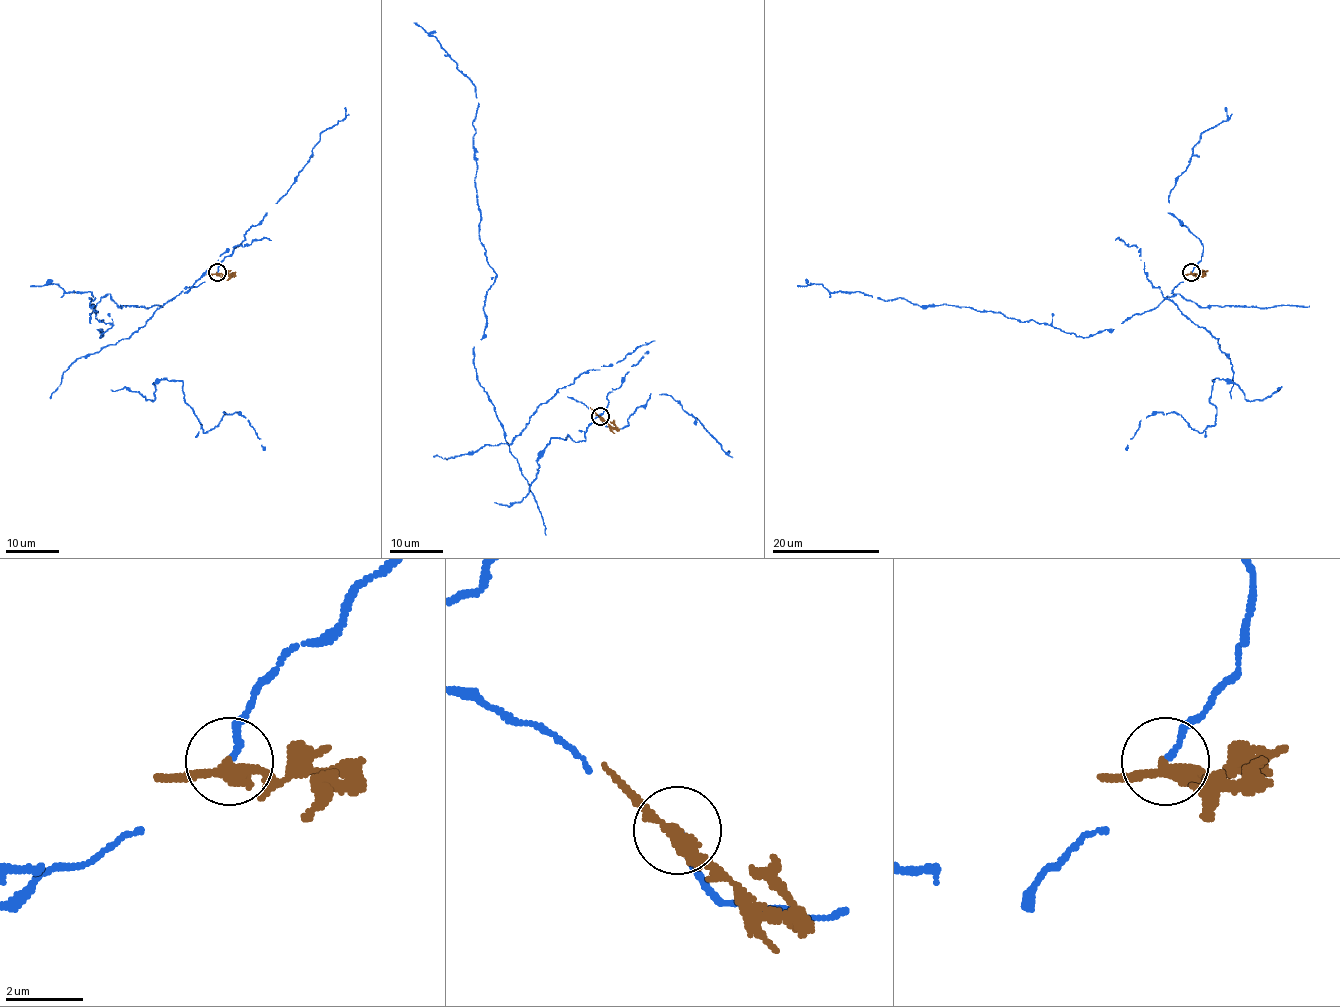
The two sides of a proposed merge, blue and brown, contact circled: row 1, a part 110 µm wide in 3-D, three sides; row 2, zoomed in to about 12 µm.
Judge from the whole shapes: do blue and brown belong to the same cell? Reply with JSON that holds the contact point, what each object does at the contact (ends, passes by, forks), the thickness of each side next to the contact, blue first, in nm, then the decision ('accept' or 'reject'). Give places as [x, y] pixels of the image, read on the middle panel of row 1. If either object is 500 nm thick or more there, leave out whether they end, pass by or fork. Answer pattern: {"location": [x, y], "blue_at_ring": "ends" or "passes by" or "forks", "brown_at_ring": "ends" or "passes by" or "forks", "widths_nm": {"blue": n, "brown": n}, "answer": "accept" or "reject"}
{"location": [600, 416], "blue_at_ring": "ends", "brown_at_ring": "passes by", "widths_nm": {"blue": 150, "brown": 260}, "answer": "reject"}

